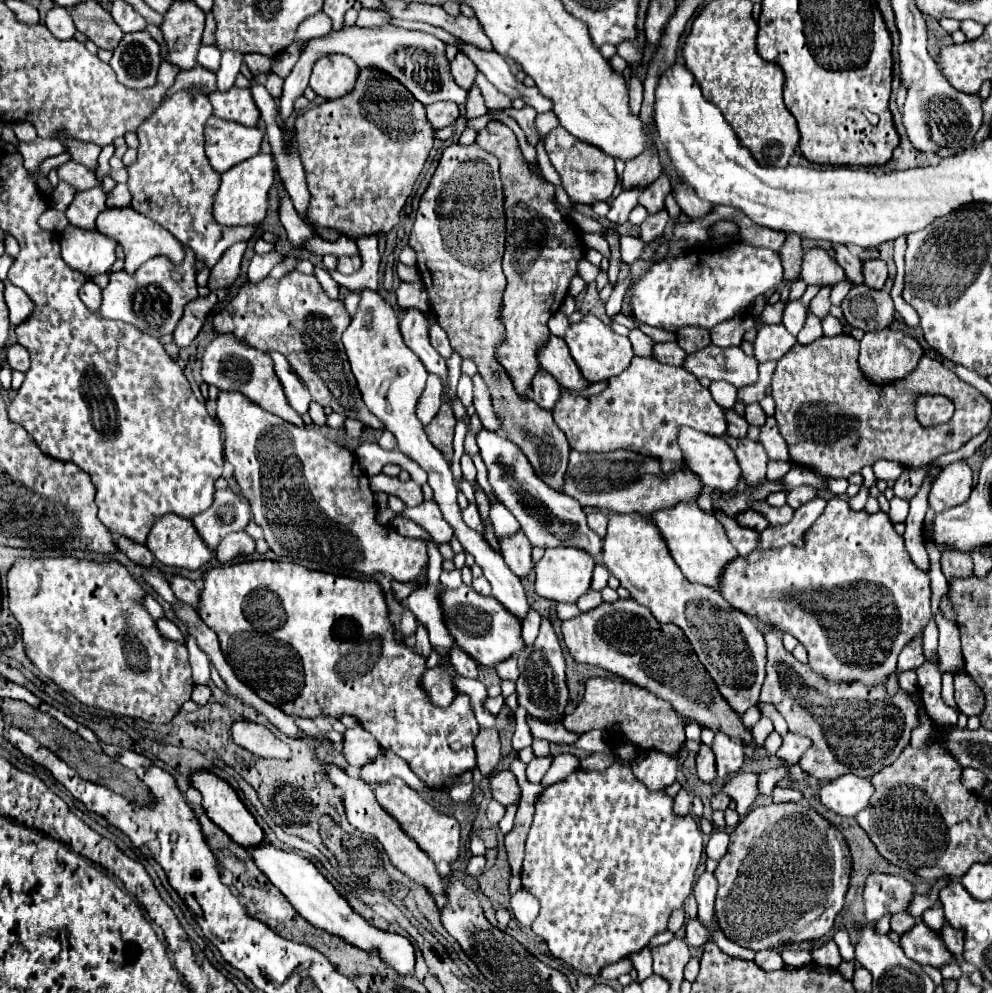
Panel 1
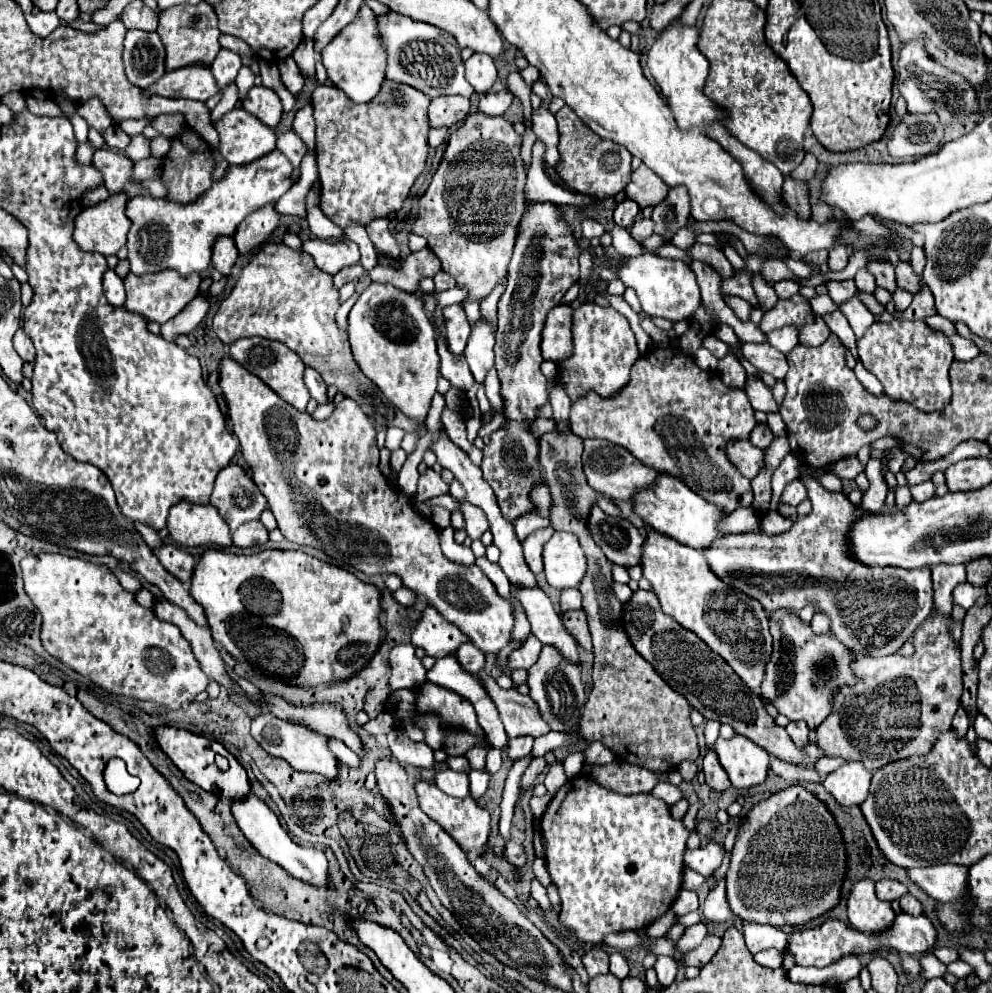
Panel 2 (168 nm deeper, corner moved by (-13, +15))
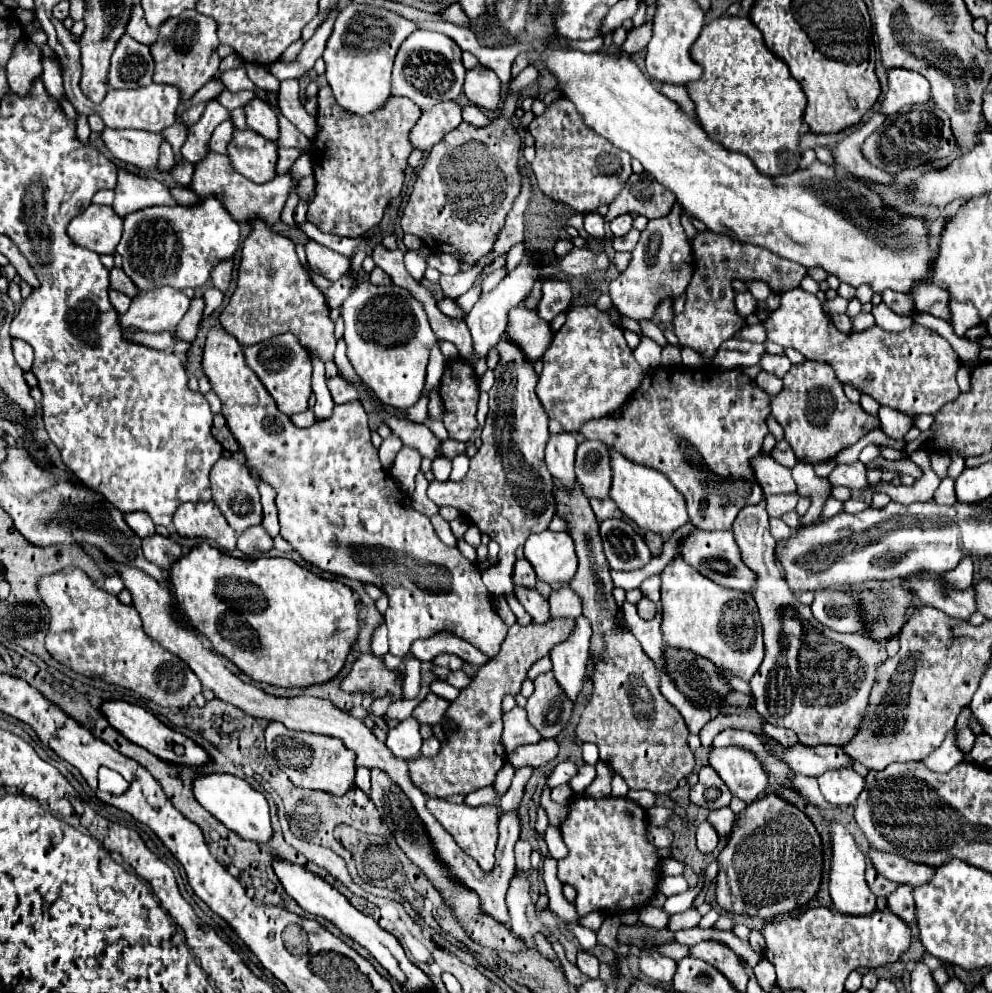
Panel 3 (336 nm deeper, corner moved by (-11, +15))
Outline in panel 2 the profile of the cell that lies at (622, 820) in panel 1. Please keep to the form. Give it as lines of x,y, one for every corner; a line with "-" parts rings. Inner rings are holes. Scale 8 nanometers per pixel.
581,773
577,777
571,777
557,793
555,797
551,799
551,803
547,805
545,813
543,813
543,819
541,819
541,833
543,833
543,841
545,841
545,861
547,861
547,871
551,875
551,881
553,885
559,889
559,897
561,897
561,911
559,911
559,923
569,929
579,941
587,943
587,945
601,945
605,935
609,933
621,933
621,931
639,931
639,929
645,929
647,925
651,925
655,919
659,919
661,915
665,915
675,897
679,895
681,891
681,885
683,885
683,871
685,871
685,861
683,861
683,855
687,851
687,839
691,833
697,833
699,837
705,837
705,839
713,839
717,831
717,823
711,821
711,819
699,819
695,821
695,827
693,829
687,829
683,819
677,819
671,815
671,805
667,805
665,801
657,799
653,793
635,793
635,795
617,795
613,791
607,791
605,787
601,787
599,783
595,783
589,775

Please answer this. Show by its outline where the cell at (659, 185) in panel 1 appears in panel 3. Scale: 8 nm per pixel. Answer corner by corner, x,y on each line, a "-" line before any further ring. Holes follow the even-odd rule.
675,205
667,217
651,219
641,233
629,267
609,283
609,297
619,313
633,321
657,321
655,309
665,299
679,299
693,275
693,253
687,235
679,223
681,205

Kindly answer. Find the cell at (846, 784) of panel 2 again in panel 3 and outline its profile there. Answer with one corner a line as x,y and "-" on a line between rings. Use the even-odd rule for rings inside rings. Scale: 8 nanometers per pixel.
851,767
833,769
819,777
819,787
821,787
823,797
829,803
833,803
837,807
847,807
847,805
853,805
855,799
859,797
859,793
863,791
865,779

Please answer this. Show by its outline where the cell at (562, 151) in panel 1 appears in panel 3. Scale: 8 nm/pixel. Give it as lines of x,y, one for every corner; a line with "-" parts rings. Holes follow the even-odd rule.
567,97
551,103
543,115
535,117
529,125
535,139
535,159
531,171
537,177
537,187
553,201
569,205
577,213
593,213
601,205
615,201
631,175
631,155
611,145
605,137
583,125
575,105

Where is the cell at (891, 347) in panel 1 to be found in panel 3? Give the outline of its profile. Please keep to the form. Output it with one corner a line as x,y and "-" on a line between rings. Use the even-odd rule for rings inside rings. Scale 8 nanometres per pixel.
797,287
781,293
781,305
769,315
765,327
767,341
797,349
805,359
831,363
839,381
843,377
843,385
851,383
859,393
871,395
879,405
909,417
935,415
945,403
955,401
961,393
955,381
961,359
937,331
917,323
899,333
889,333
879,325
861,333
841,333
831,317
823,313
819,299

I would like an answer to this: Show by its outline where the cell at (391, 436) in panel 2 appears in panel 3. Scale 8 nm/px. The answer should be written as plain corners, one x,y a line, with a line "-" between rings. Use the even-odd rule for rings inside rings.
389,435
387,439
383,439
383,443
381,443
381,447
379,447
379,459
381,459
381,465
383,465
385,471
391,469
393,459
395,459
395,455
399,453
401,447
403,447
403,443
401,443
395,435

